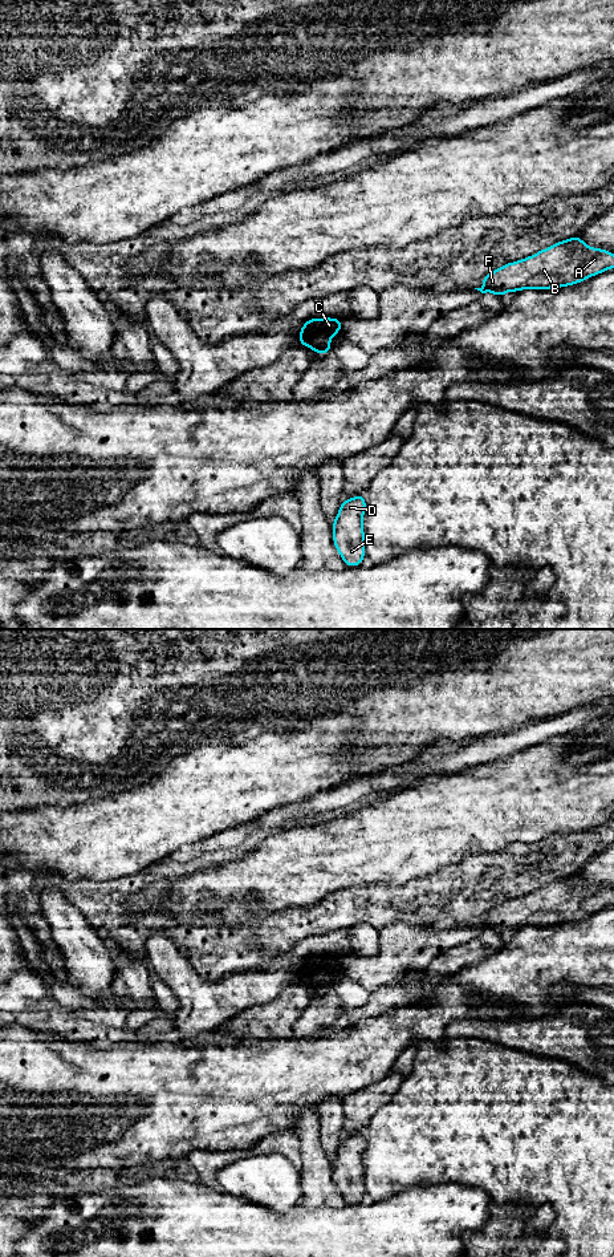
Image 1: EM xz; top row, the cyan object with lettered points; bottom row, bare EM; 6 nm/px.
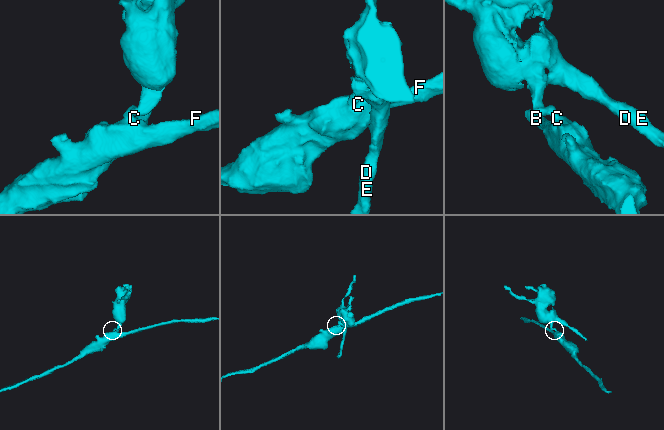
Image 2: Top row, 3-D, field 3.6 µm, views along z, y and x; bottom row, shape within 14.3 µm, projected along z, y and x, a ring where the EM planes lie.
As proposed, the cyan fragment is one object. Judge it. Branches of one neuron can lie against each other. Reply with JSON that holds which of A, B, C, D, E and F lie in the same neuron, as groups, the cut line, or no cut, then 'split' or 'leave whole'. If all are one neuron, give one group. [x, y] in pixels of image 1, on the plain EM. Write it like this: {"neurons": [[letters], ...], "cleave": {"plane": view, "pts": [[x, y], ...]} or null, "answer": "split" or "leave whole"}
{"neurons": [["A", "B", "C", "F"], ["D", "E"]], "cleave": {"plane": "xz", "pts": [[314, 956], [304, 960]]}, "answer": "split"}

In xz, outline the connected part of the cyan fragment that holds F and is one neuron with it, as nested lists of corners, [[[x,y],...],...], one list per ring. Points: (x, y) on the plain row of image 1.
[[[577,872],[481,913],[483,924],[475,926],[501,936],[509,928],[569,924],[610,905],[614,905],[614,891],[589,884]]]

